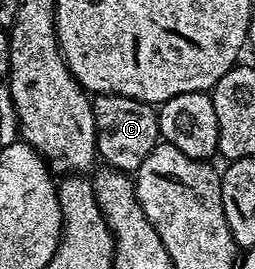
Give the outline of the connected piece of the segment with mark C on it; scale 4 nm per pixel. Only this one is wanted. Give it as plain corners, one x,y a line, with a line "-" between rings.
96,95
92,99
96,127
96,151
110,169
133,174
160,141
156,109
137,99

